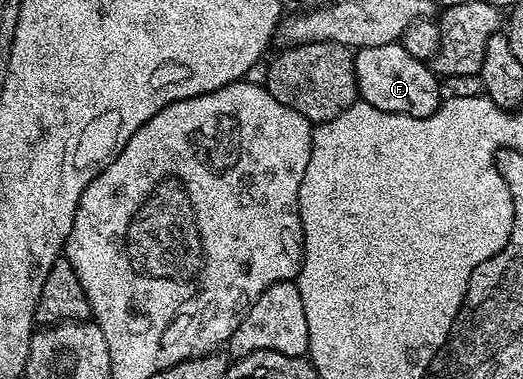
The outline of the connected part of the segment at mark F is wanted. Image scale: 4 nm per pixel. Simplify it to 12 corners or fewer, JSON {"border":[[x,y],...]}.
{"border":[[401,41],[354,54],[358,97],[380,112],[432,116],[439,75]]}

